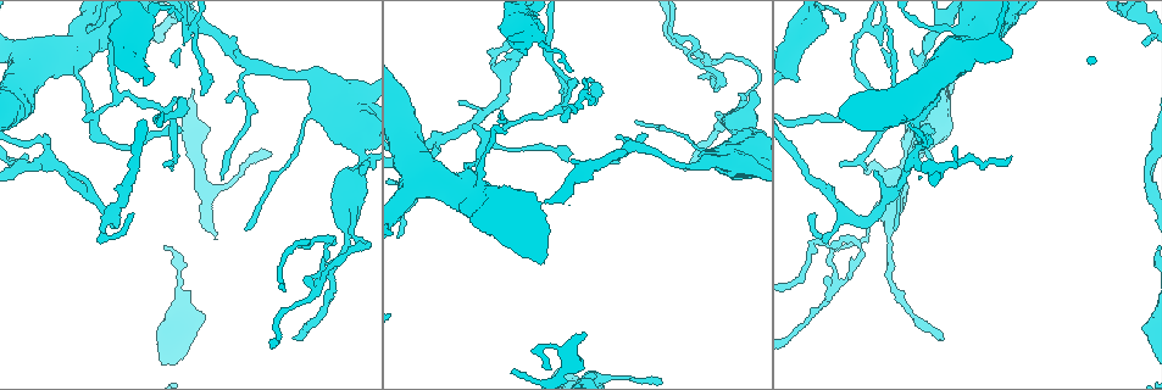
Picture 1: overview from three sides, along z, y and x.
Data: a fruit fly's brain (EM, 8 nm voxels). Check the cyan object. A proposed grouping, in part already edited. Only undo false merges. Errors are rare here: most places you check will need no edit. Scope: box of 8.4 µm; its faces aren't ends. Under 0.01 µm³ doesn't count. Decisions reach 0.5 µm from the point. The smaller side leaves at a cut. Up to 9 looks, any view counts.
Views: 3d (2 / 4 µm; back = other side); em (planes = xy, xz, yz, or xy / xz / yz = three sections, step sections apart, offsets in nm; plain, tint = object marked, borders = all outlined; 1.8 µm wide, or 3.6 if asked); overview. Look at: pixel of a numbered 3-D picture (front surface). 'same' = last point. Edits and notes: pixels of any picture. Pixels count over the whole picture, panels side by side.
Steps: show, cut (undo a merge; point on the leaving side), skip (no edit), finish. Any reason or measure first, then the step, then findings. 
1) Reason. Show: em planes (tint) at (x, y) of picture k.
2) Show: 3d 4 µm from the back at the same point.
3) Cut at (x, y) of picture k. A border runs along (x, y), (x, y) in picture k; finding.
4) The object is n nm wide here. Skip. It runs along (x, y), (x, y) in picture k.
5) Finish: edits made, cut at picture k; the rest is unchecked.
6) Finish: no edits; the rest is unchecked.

Narrows sharply. Show: 3d 4 µm at (557, 112) of picture 1.

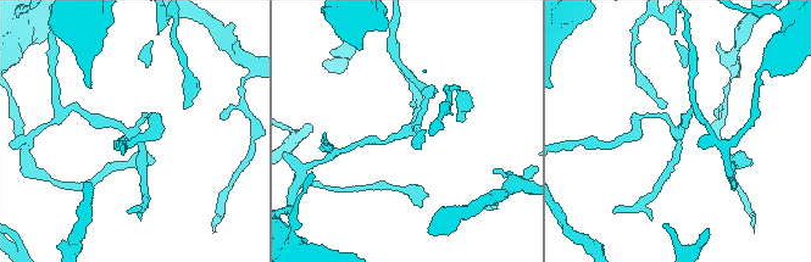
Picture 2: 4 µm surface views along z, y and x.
3 arms meet here; now the EM. Show: em xy step 16 (tint) at (402, 132) of picture 2.

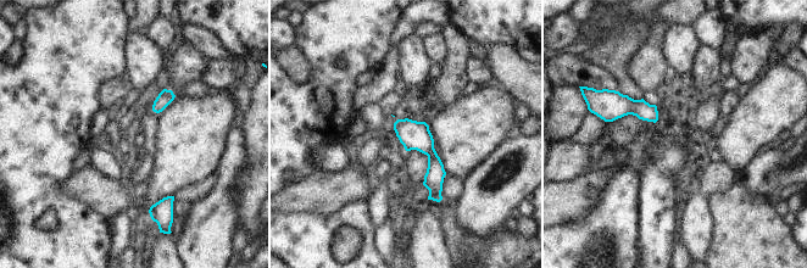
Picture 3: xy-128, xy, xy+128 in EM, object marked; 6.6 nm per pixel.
Skip. Continuous, no second cell.

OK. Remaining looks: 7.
Three arms meet. Show: em planes (tint) at (506, 79) of picture 1.

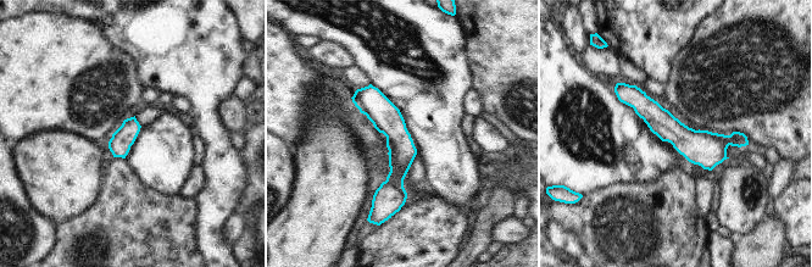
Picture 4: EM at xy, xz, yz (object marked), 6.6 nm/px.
Skip. It runs along (619, 89), (685, 140), (744, 142) in picture 4; one cell here.

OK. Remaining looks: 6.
Thin neck. Show: 3d 2 µm at (585, 92) of picture 1.

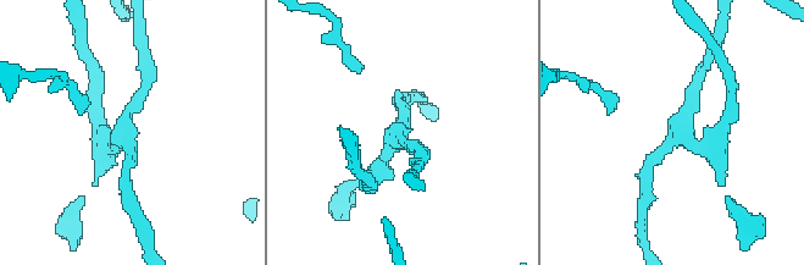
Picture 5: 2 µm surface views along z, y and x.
Show: em 3.6 µm planes (tint) at (685, 135) of picture 5.

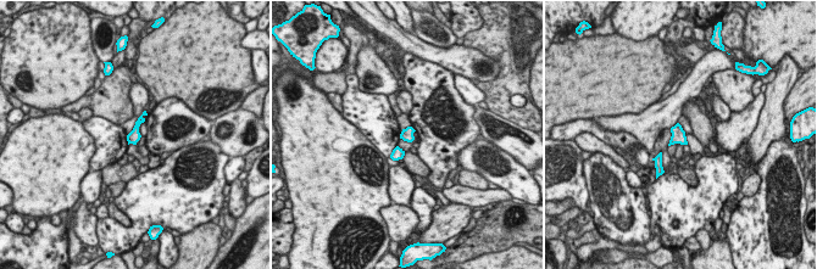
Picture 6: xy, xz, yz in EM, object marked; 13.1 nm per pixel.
The object is 160 nm wide here. Skip. Continuous, no second cell.

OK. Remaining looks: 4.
Four-way junction. Show: em xy step 4 (borders) at (75, 59) of picture 1.

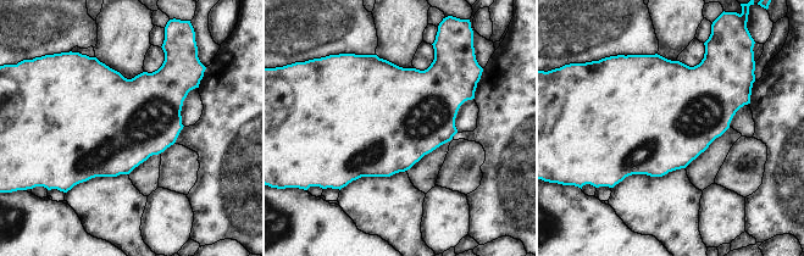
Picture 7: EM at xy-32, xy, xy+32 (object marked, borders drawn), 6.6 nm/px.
Skip. One cell here.

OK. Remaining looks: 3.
Finish: no edits; the rest is unchecked.

